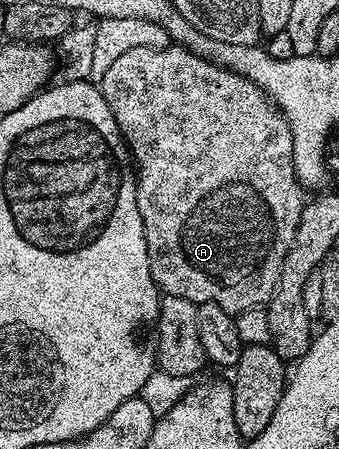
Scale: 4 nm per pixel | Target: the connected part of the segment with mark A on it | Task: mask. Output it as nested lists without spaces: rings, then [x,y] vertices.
[[[139,46],[117,58],[100,83],[104,98],[116,118],[126,147],[130,149],[133,167],[136,169],[136,206],[144,222],[144,238],[148,246],[148,258],[152,278],[167,296],[188,298],[194,304],[215,304],[224,311],[237,314],[249,308],[269,305],[280,278],[280,266],[284,266],[284,254],[288,254],[290,244],[300,222],[304,203],[304,189],[298,183],[292,162],[292,132],[282,111],[266,93],[261,92],[247,76],[221,68],[211,60],[192,54],[187,48],[145,48]]]

